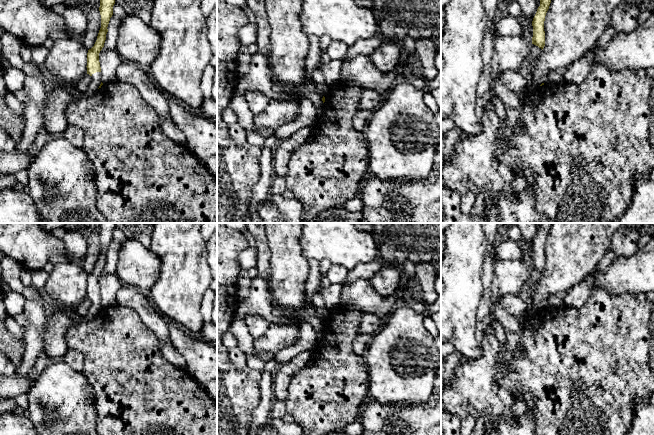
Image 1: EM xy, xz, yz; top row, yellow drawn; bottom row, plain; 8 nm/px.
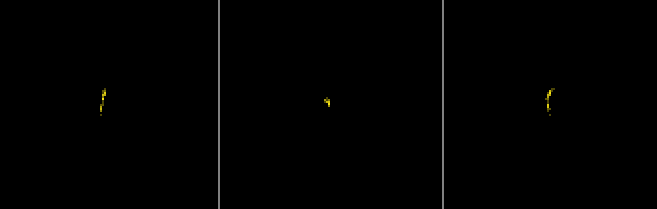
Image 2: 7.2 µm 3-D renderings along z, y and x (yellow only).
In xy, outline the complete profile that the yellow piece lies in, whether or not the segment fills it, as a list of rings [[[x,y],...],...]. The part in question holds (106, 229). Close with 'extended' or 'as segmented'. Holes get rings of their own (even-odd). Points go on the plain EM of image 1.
[[[100,223],[101,252],[94,270],[87,277],[87,298],[91,300],[91,306],[87,313],[79,316],[81,320],[90,320],[94,318],[103,309],[101,305],[101,291],[99,286],[99,277],[104,271],[108,248],[113,239],[113,230],[115,223]]]; extended

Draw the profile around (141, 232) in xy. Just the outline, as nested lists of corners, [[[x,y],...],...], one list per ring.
[[[115,223],[126,239],[134,240],[142,244],[145,248],[150,248],[153,223]]]

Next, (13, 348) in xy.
[[[0,288],[0,354],[6,355],[17,367],[22,361],[25,344],[23,340],[16,339],[6,327],[8,317],[4,293]]]

